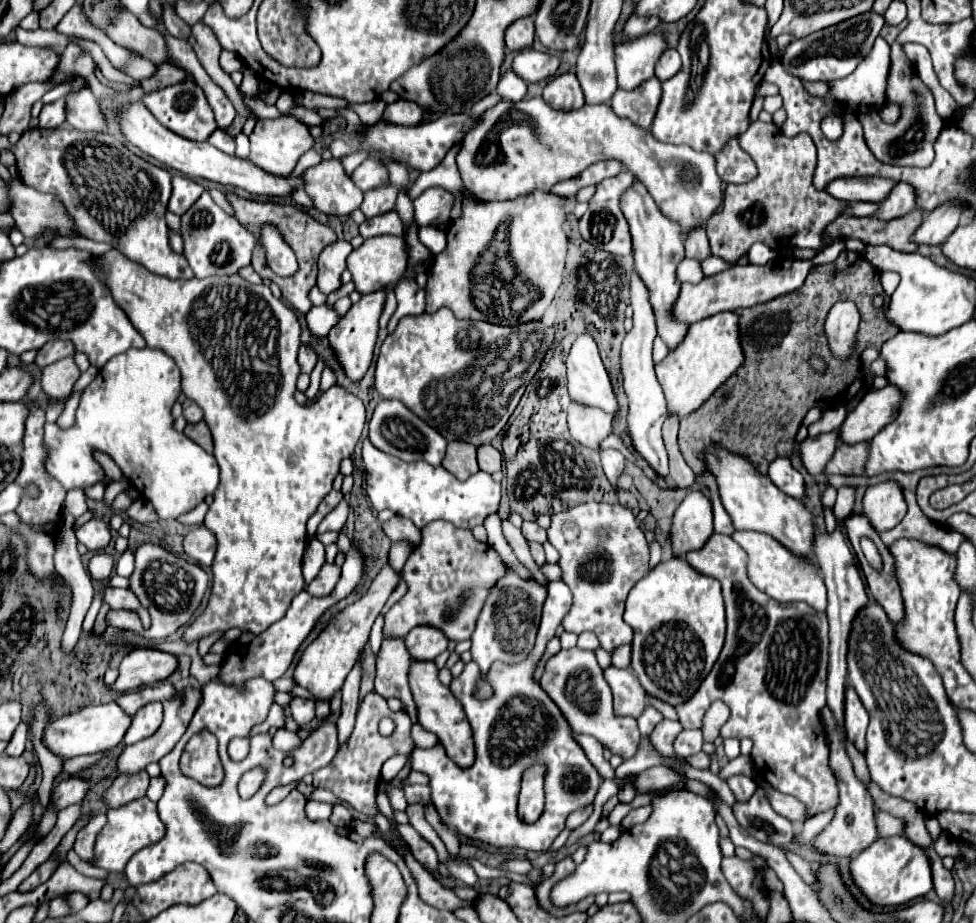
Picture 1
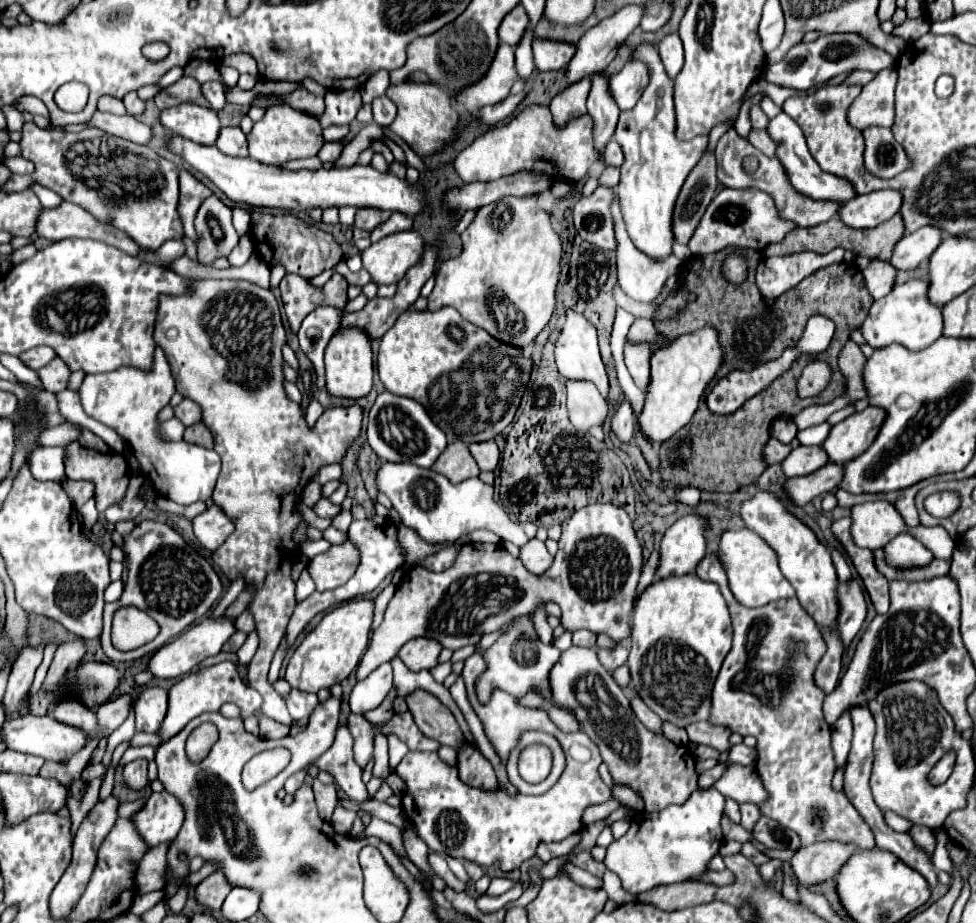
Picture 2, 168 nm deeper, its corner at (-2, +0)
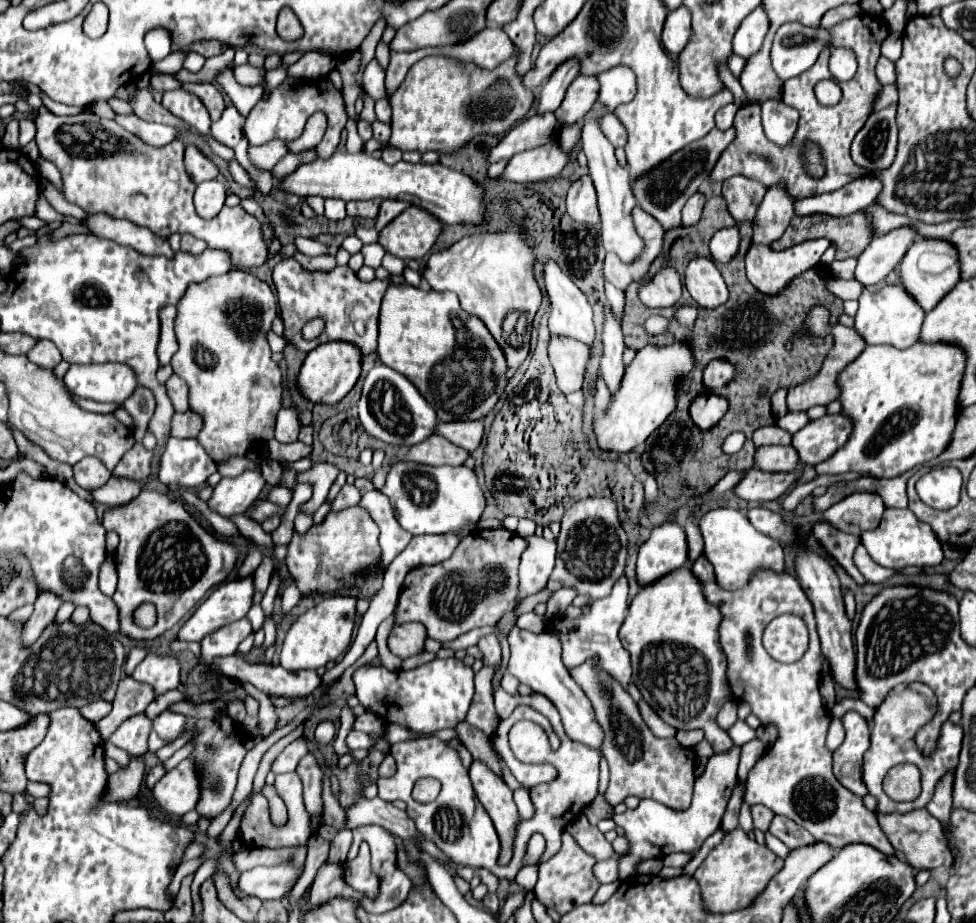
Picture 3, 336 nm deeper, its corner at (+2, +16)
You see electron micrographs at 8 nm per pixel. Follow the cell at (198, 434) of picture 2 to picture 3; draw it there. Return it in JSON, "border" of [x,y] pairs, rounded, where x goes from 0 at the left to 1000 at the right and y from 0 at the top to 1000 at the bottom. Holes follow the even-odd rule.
{"border":[[[193,444],[176,453],[176,472],[178,475],[201,475],[207,462],[209,462],[209,455],[201,446]]]}

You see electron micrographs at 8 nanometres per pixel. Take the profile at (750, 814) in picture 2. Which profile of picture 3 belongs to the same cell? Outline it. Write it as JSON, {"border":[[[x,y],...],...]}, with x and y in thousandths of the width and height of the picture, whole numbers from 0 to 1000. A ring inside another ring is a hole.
{"border":[[[773,871],[773,873],[768,873],[768,882],[770,882],[770,888],[773,888],[773,897],[785,901],[787,893],[789,893],[789,888],[793,884],[793,880],[787,878],[787,875],[783,875],[783,873],[779,873],[779,871]]]}

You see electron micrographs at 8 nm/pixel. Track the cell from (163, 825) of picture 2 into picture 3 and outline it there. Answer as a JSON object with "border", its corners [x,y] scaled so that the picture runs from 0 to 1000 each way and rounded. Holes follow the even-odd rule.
{"border":[[[186,823],[156,854],[156,865],[174,884],[186,884],[199,878],[203,860],[205,856],[201,849],[201,836],[197,836],[197,823]]]}

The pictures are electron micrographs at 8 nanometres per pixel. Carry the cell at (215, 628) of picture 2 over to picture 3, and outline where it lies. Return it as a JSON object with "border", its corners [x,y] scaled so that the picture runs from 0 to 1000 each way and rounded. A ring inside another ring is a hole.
{"border":[[[258,626],[230,631],[209,650],[203,661],[189,674],[180,693],[184,696],[207,696],[219,683],[238,676],[252,667],[258,657]]]}

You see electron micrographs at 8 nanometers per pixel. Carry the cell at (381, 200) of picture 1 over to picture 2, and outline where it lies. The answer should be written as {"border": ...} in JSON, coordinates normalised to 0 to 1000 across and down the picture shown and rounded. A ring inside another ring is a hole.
{"border":[[[369,225],[365,230],[365,238],[363,238],[363,245],[369,247],[369,249],[377,249],[381,251],[381,247],[385,247],[387,243],[391,243],[393,238],[398,238],[400,230],[389,230],[389,228],[383,228],[383,225]]]}

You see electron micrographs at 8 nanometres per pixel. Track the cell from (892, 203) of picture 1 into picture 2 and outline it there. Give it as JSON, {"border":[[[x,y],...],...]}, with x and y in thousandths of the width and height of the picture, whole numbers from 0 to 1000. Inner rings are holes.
{"border":[[[900,206],[900,208],[877,212],[869,219],[865,219],[861,223],[861,230],[857,230],[857,234],[869,247],[887,249],[887,247],[895,247],[895,245],[912,238],[916,232],[920,232],[922,219],[924,219],[922,208]]]}

